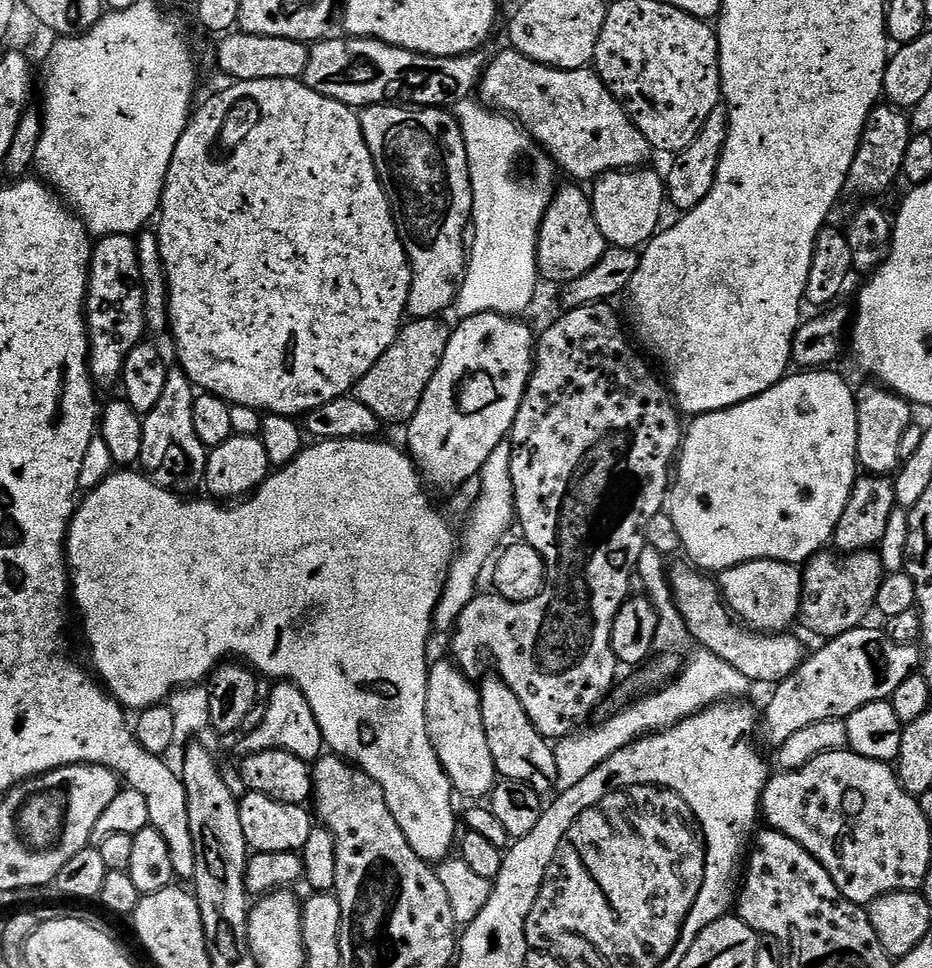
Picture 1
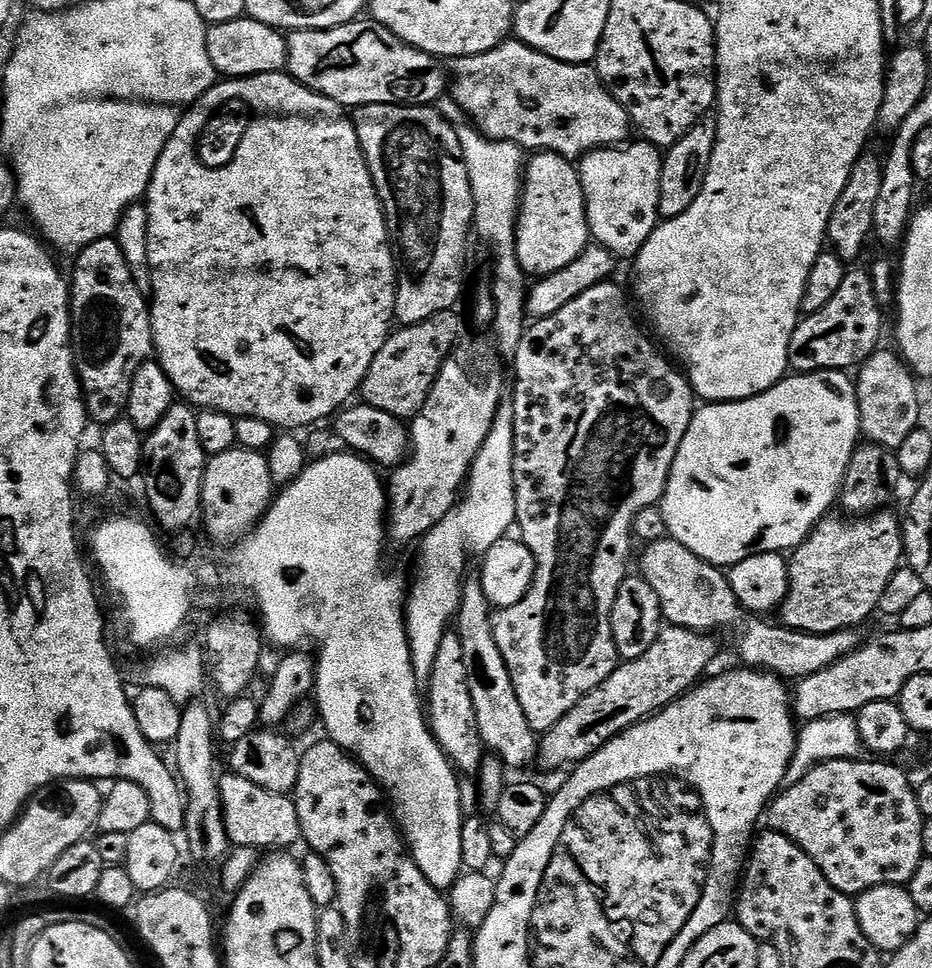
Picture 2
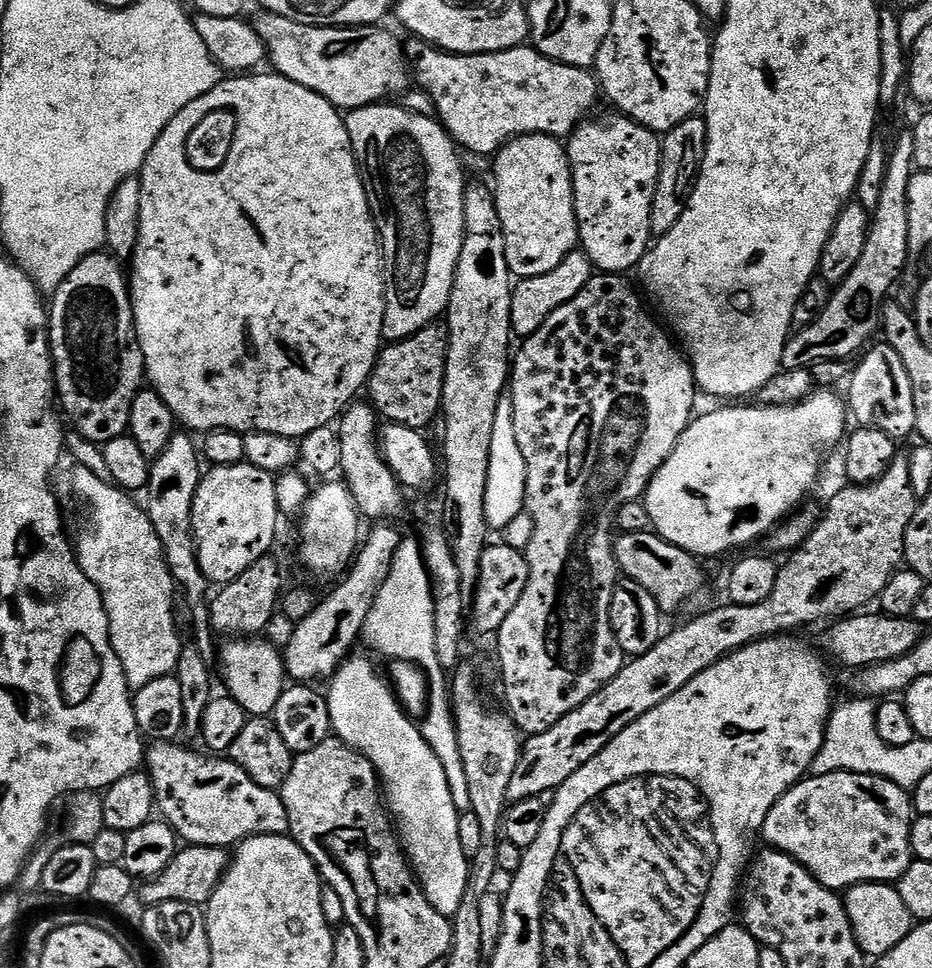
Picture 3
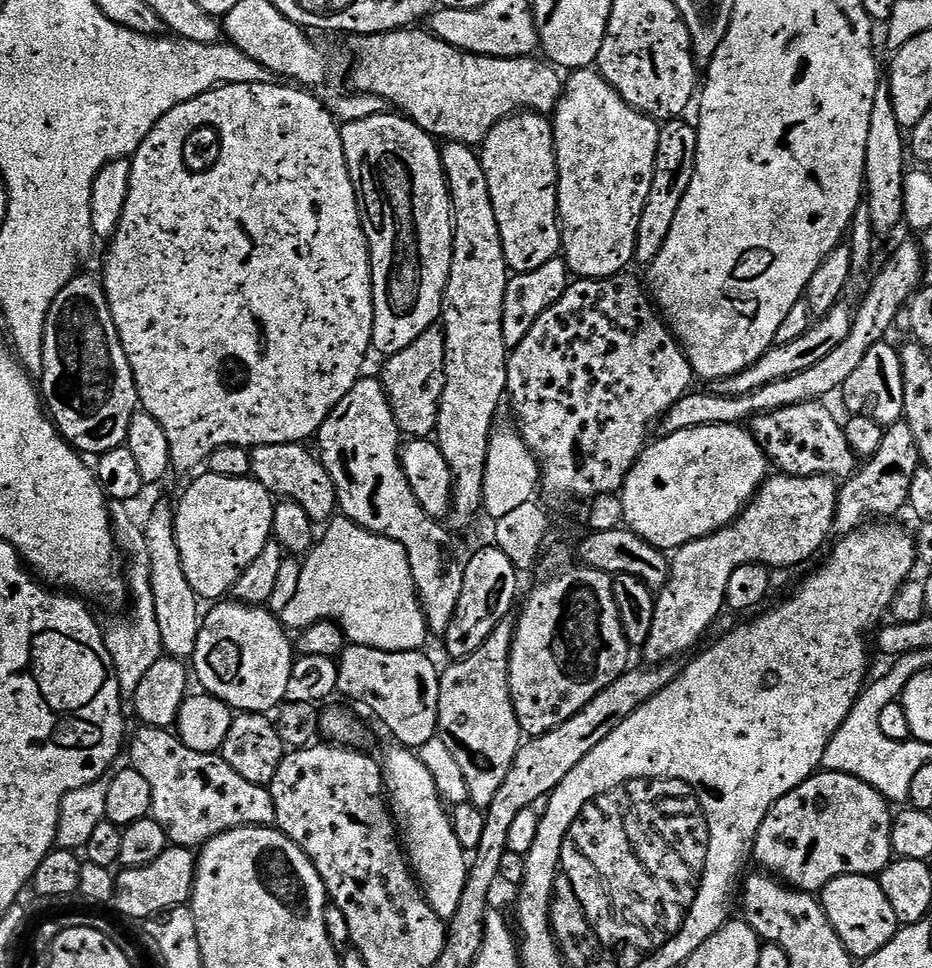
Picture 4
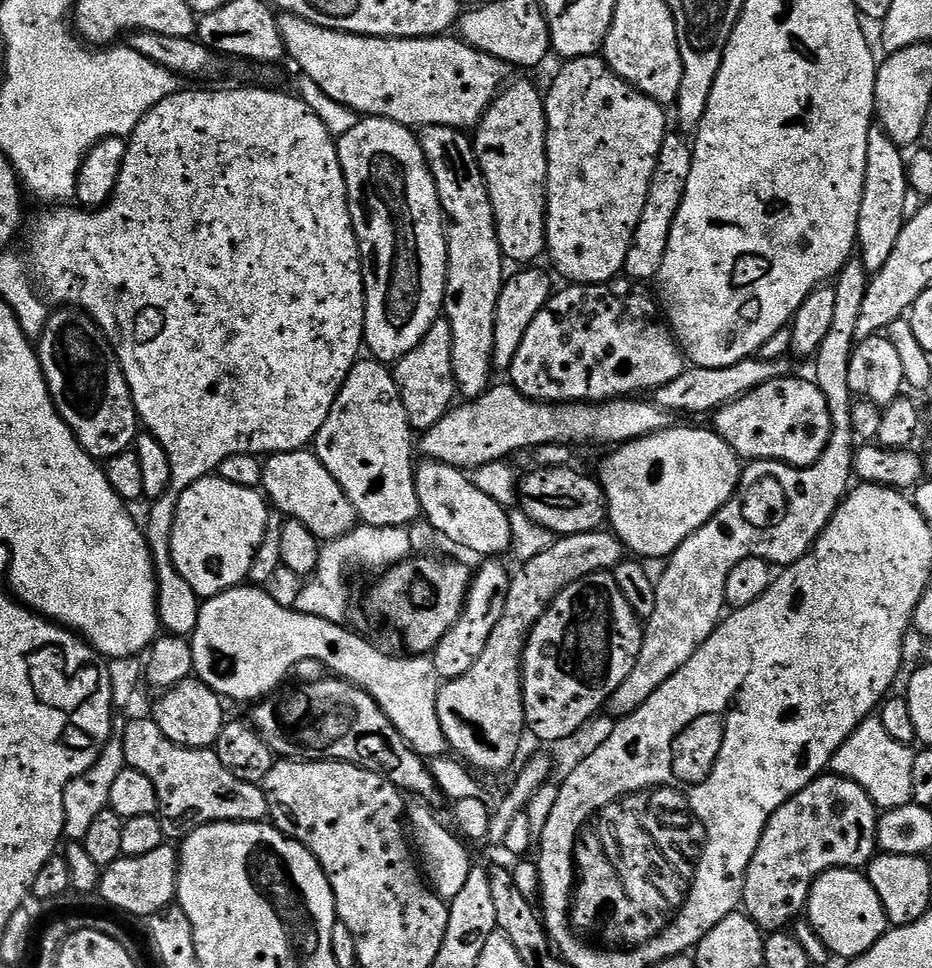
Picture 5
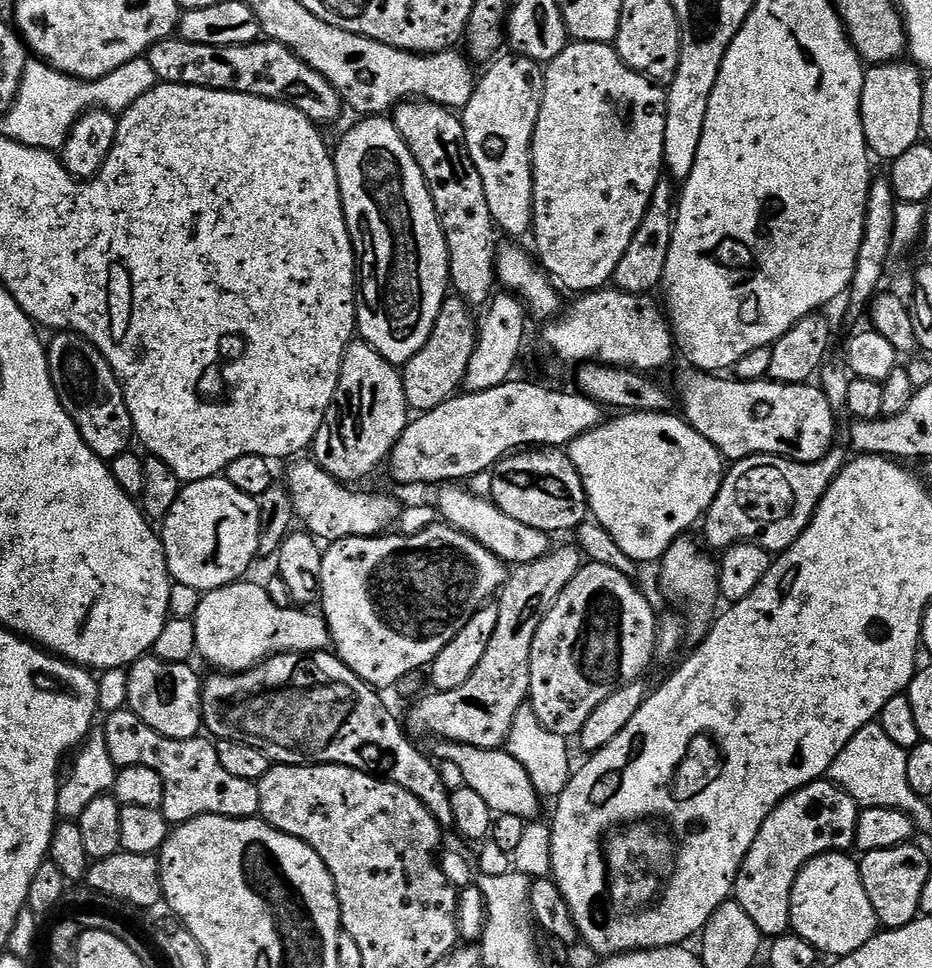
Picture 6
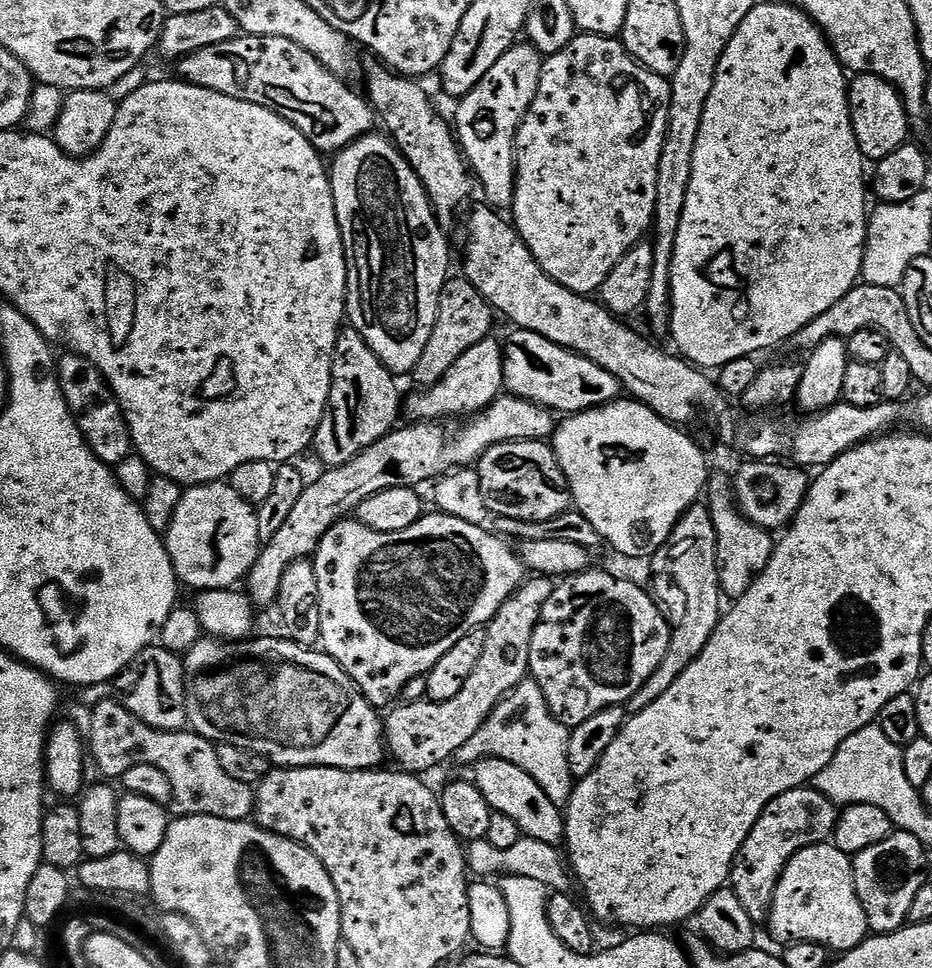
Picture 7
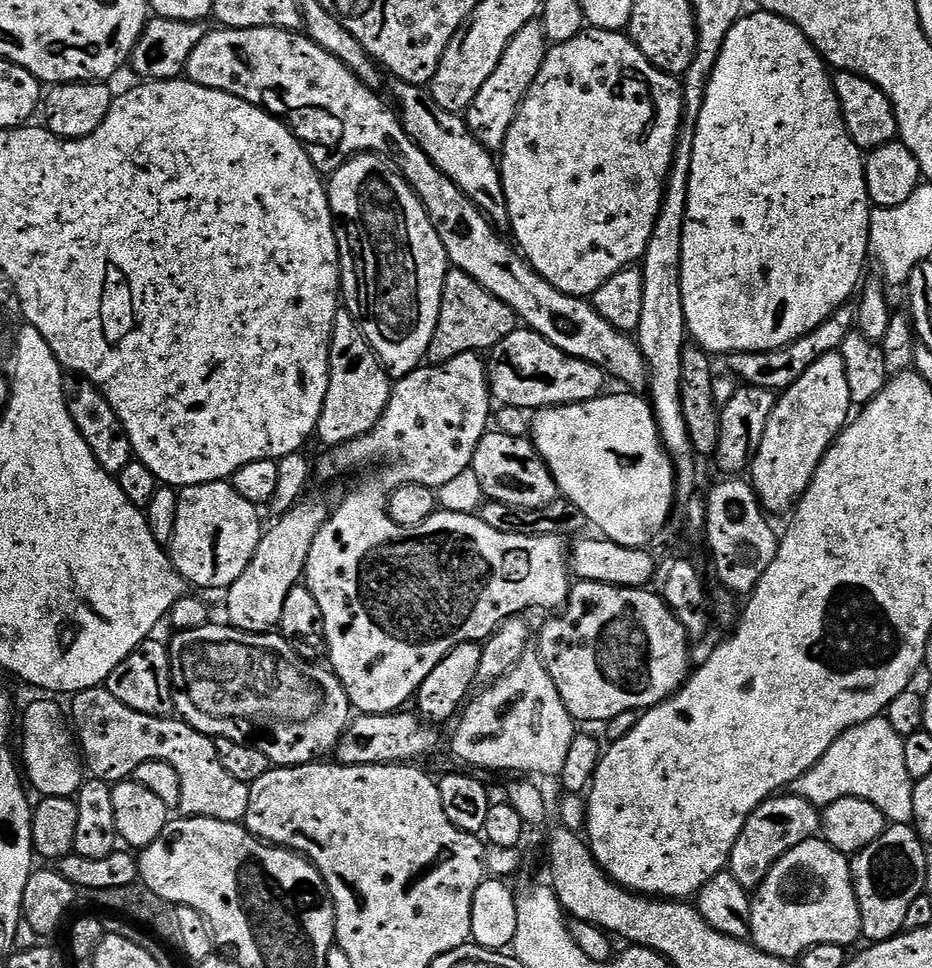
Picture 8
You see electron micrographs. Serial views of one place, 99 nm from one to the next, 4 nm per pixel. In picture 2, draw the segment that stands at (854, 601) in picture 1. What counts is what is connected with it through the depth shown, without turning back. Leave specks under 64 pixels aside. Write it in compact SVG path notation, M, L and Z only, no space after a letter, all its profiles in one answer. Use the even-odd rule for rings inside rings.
M881 510L873 512L871 516L858 516L855 518L845 518L843 515L829 515L827 518L817 524L815 530L800 543L791 553L788 560L788 593L783 604L778 609L779 619L784 627L793 628L799 632L809 632L810 634L830 634L843 628L856 628L867 618L873 611L879 609L882 602L882 590L886 590L886 585L890 583L890 578L894 578L896 571L902 567L902 561L905 559L904 554L904 529L902 527L901 517L896 517L892 510Z

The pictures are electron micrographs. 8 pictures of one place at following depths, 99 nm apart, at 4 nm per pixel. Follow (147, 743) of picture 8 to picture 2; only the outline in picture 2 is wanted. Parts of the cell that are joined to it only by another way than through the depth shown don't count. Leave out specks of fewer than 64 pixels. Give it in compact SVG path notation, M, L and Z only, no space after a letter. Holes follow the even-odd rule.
M235 774L220 776L220 801L224 807L224 825L229 841L237 848L257 850L288 850L291 844L300 844L300 823L296 801L291 795L274 794L254 786L250 778Z

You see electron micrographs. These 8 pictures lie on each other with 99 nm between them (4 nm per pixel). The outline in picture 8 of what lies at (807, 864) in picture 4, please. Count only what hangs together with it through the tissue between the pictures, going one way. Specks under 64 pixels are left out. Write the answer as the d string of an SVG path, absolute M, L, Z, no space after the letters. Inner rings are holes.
M777 794L765 800L754 814L750 814L746 826L742 826L742 834L738 834L738 842L734 842L734 850L728 855L727 871L738 878L743 888L755 890L782 854L794 850L794 846L813 839L820 832L821 815L821 809L795 794Z

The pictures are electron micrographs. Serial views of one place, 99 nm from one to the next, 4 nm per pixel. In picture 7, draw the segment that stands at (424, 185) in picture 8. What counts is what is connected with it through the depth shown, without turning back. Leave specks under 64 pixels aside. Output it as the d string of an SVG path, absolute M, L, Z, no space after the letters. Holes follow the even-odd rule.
M241 34L230 42L218 42L218 46L202 46L202 50L194 50L194 54L182 56L178 61L179 79L185 84L202 86L206 90L214 90L218 94L226 94L230 98L238 98L242 102L257 104L263 108L271 108L286 122L290 122L302 135L315 146L321 154L335 154L348 145L367 136L377 127L378 117L372 111L371 104L363 95L360 96L343 80L339 80L314 54L302 50L298 42L290 42L290 38L277 36L250 36ZM491 206L476 208L472 212L472 221L468 224L468 245L464 248L464 269L462 275L486 298L486 302L491 304L497 313L500 312L508 320L516 323L517 329L534 334L542 334L550 342L558 346L570 349L571 352L582 354L590 358L590 362L598 362L602 370L610 370L614 378L618 378L623 391L631 399L637 400L640 404L645 404L654 414L670 424L677 426L688 426L688 423L695 418L699 412L713 412L720 416L720 436L726 443L736 444L744 448L745 457L767 461L769 458L779 458L784 462L791 462L804 470L819 470L825 464L834 462L846 450L854 446L863 444L866 440L885 435L886 430L897 427L896 419L900 416L901 405L896 402L885 402L878 406L850 406L839 402L824 411L815 414L808 414L801 424L796 424L793 428L788 428L784 420L752 420L748 426L740 428L740 416L734 409L728 408L729 401L726 399L719 387L695 364L688 363L683 356L673 354L671 351L663 352L660 348L655 348L648 340L643 340L632 328L627 328L623 319L617 318L597 302L591 295L580 295L572 293L566 287L559 285L554 278L547 276L546 272L535 260L531 253L530 246L523 238L516 233L516 229L511 219L504 220L499 211Z

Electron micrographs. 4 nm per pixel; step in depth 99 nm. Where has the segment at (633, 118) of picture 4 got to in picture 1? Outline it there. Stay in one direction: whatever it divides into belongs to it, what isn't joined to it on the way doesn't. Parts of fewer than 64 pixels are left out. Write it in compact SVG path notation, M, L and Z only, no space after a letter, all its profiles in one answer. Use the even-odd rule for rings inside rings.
M648 170L607 172L591 185L594 222L598 222L598 230L602 230L611 247L639 249L647 245L661 227L660 215L666 209L666 180L661 173L659 176L656 172L644 171Z

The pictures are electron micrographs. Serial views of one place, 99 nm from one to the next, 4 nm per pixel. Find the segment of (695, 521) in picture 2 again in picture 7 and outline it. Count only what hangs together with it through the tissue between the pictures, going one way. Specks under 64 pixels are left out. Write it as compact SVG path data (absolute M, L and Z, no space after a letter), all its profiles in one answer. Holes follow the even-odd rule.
M621 398L588 412L565 415L550 437L552 449L568 479L572 503L598 530L601 541L632 560L651 558L664 546L675 524L692 504L705 495L710 475L704 452L683 427L670 424L645 404Z

